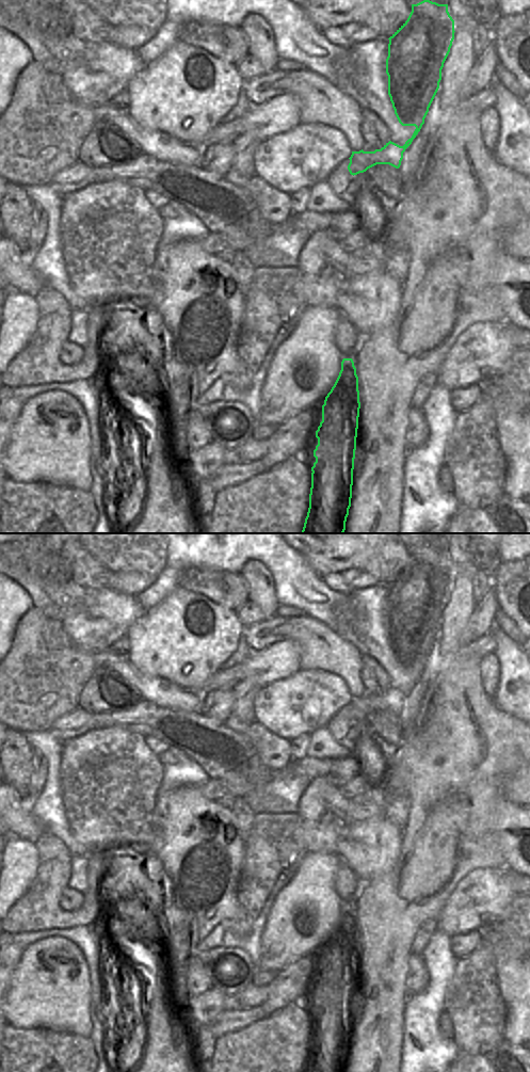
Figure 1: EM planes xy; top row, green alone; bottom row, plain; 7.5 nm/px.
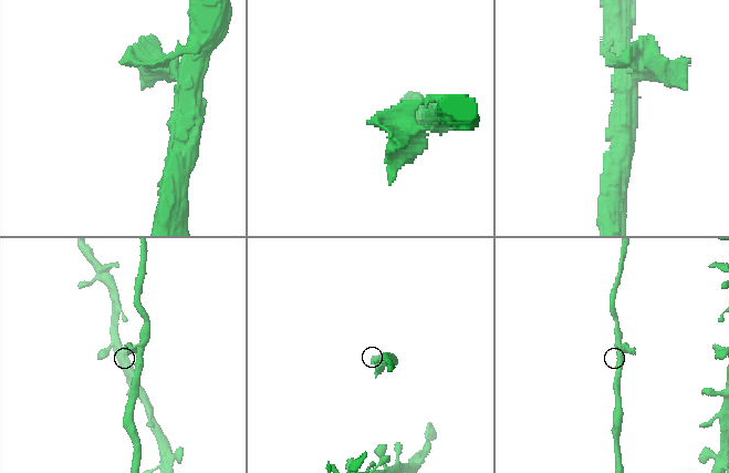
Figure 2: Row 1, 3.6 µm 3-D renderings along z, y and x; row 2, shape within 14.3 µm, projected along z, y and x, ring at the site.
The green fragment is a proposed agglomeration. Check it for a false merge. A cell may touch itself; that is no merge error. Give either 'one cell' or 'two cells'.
two cells

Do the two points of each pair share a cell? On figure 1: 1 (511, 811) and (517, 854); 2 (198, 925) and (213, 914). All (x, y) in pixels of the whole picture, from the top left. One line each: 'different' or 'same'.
1: same
2: same

